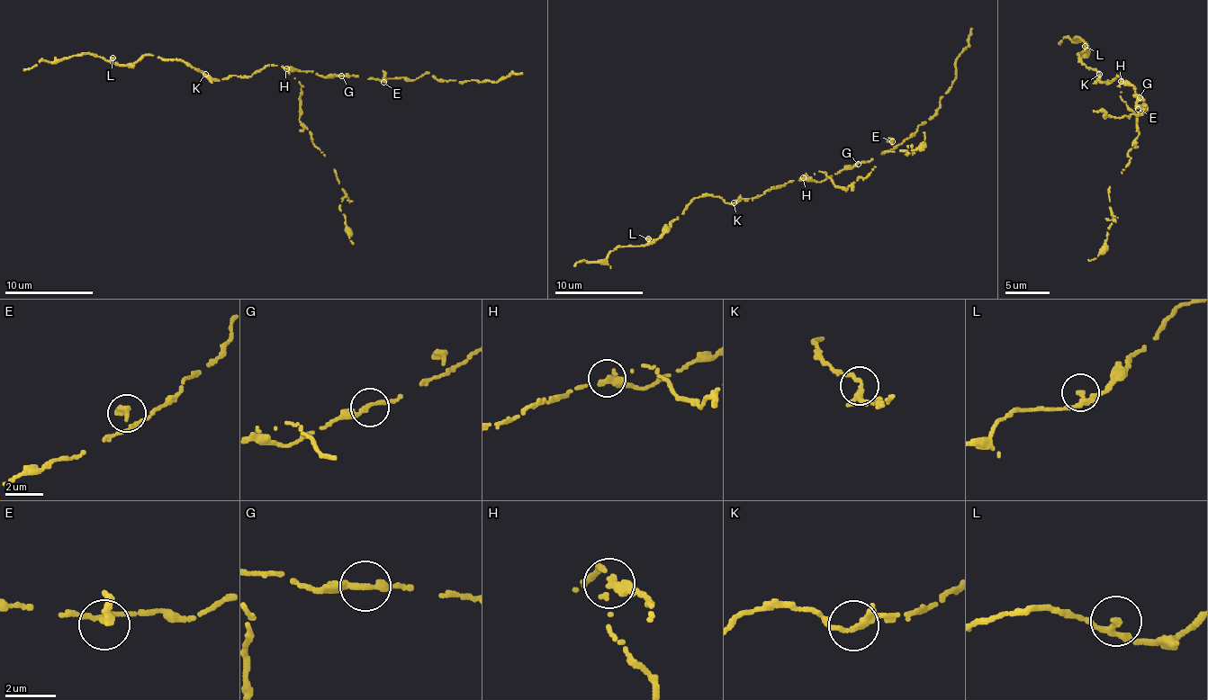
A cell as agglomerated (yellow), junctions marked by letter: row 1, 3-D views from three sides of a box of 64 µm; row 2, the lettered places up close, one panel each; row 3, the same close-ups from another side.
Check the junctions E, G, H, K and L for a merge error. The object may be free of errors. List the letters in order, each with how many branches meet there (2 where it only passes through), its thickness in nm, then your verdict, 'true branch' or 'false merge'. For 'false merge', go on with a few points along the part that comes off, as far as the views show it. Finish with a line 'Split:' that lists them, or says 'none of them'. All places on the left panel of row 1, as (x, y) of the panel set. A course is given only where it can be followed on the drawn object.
E: 3 branches meet; 220 nm thick; true branch
G: 2 branches meet; 280 nm thick; true branch
H: 3 branches meet; 240 nm thick; false merge
K: 3 branches meet; 200 nm thick; true branch
L: 2 branches meet; 240 nm thick; true branch
Split: H

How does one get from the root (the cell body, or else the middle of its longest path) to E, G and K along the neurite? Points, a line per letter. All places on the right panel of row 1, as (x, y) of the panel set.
E: (1116, 76), (1133, 85), (1135, 94), (1144, 98), (1145, 106), (1138, 109)
G: (1116, 76), (1133, 85), (1135, 94), (1140, 97)
K: (1116, 76), (1111, 84), (1106, 83), (1107, 80), (1104, 83), (1098, 82), (1099, 74)

